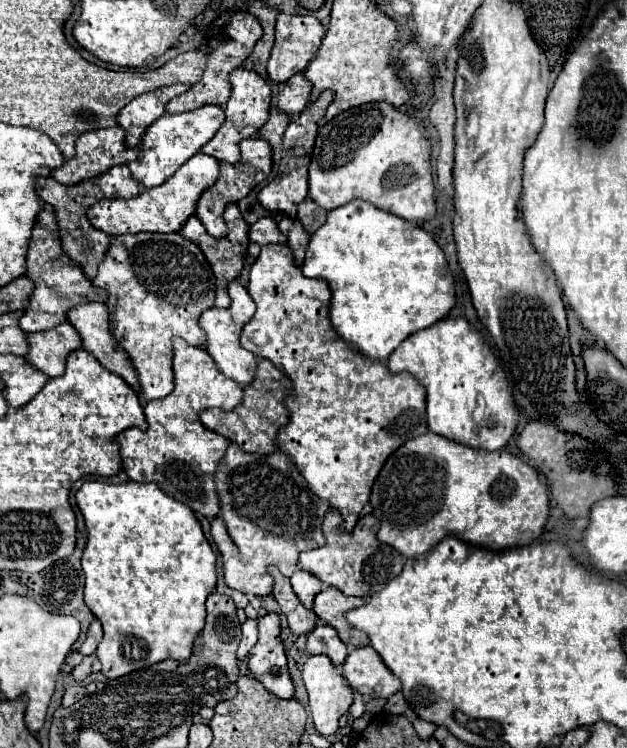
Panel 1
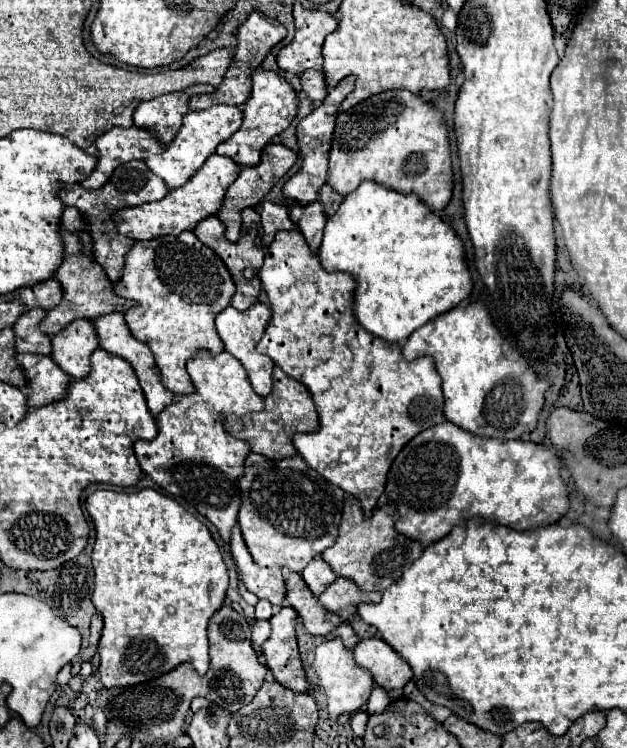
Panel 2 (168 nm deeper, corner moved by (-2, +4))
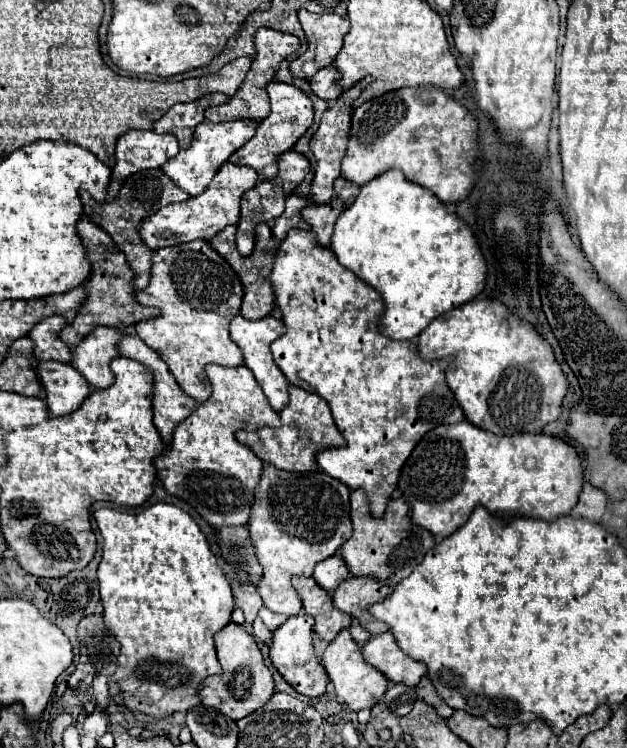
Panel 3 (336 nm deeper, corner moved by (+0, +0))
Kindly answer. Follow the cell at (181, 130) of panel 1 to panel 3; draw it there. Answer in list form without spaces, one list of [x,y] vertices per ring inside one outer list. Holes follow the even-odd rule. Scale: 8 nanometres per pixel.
[[[235,119],[235,121],[223,121],[223,123],[203,121],[199,123],[199,127],[195,127],[191,147],[187,147],[185,151],[179,151],[173,159],[169,159],[161,167],[161,171],[167,173],[167,177],[185,193],[199,195],[209,185],[213,175],[219,171],[219,167],[229,159],[229,155],[255,135],[255,129],[257,129],[257,121],[249,121],[249,119]]]

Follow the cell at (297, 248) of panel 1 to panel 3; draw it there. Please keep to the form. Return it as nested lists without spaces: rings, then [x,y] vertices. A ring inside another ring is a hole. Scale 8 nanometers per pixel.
[[[333,197],[329,203],[311,203],[301,211],[301,217],[311,225],[311,231],[315,233],[315,239],[321,247],[329,247],[333,225],[337,215],[343,211],[343,201]]]

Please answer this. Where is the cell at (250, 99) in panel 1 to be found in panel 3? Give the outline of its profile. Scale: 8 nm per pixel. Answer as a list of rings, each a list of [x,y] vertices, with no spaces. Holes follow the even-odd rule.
[[[271,81],[267,85],[267,93],[271,99],[271,113],[259,121],[255,135],[243,147],[239,147],[239,151],[235,151],[235,155],[231,155],[229,159],[229,163],[255,169],[261,179],[271,179],[277,173],[277,163],[275,163],[277,155],[289,151],[313,121],[313,103],[301,89],[289,83]]]

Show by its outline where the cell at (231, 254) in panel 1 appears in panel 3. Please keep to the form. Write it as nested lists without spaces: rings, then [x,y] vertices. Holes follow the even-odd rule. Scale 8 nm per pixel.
[[[259,223],[255,225],[255,249],[249,257],[239,255],[237,247],[235,247],[235,227],[225,227],[223,231],[219,231],[219,235],[215,235],[215,239],[209,239],[209,245],[233,267],[233,271],[239,275],[241,283],[243,283],[243,305],[241,305],[241,315],[245,319],[261,319],[265,315],[269,315],[269,311],[273,309],[273,291],[269,285],[269,273],[273,267],[273,259],[277,253],[279,243],[275,241],[271,229],[267,223]]]

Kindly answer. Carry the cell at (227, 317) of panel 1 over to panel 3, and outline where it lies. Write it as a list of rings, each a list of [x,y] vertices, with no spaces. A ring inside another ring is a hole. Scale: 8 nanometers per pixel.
[[[235,315],[235,317],[231,319],[231,325],[229,325],[229,335],[231,335],[233,343],[235,343],[235,345],[241,349],[241,353],[243,353],[243,365],[247,365],[247,367],[251,369],[251,373],[255,375],[259,387],[263,389],[263,393],[265,393],[269,405],[271,405],[275,411],[281,411],[281,407],[285,407],[285,405],[287,405],[287,399],[289,399],[289,397],[287,397],[287,387],[289,387],[289,383],[287,383],[287,379],[281,375],[281,371],[279,371],[279,367],[275,365],[273,355],[271,355],[271,351],[269,351],[269,343],[275,339],[275,335],[281,335],[283,329],[285,329],[283,323],[281,323],[279,319],[275,319],[275,317],[271,317],[271,315],[267,315],[267,317],[259,319],[259,321],[247,321],[247,319],[243,319],[241,315]]]

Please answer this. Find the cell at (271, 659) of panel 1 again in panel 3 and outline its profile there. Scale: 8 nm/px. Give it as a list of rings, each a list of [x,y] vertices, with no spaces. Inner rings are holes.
[[[299,613],[299,615],[289,617],[283,625],[279,625],[273,631],[273,643],[269,647],[269,657],[271,657],[271,663],[275,665],[275,669],[283,675],[283,679],[297,693],[307,695],[307,697],[319,697],[319,695],[325,693],[325,687],[327,687],[329,679],[327,679],[327,673],[325,673],[321,661],[313,653],[311,633],[313,633],[313,619],[311,619],[311,615]]]

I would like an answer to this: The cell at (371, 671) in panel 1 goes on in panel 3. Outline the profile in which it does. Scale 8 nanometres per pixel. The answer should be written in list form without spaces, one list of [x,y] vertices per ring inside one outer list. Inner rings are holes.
[[[389,631],[371,637],[363,645],[361,653],[365,663],[381,671],[391,683],[407,683],[407,687],[415,687],[427,673],[423,663],[413,661],[397,647],[395,637],[389,635]]]

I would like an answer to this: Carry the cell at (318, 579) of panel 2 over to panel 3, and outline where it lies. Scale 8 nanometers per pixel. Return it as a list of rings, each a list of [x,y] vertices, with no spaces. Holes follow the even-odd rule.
[[[333,555],[333,557],[317,563],[315,571],[313,571],[313,579],[327,593],[335,591],[337,585],[347,577],[349,577],[349,571],[347,571],[347,567],[345,567],[345,563],[343,563],[343,559],[339,555]]]

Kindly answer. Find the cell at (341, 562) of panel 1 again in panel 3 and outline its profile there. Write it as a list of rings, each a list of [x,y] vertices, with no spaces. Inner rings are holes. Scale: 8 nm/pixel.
[[[361,489],[351,491],[351,523],[353,535],[339,549],[341,559],[345,561],[349,573],[355,577],[373,577],[383,585],[395,587],[423,561],[425,553],[435,545],[435,537],[429,531],[411,525],[409,507],[403,499],[389,501],[385,515],[381,519],[375,519],[369,513],[365,493]]]

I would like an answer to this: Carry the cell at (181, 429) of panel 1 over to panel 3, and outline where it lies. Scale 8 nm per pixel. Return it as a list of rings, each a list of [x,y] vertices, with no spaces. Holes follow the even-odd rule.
[[[207,365],[205,375],[213,389],[211,397],[199,403],[195,411],[175,427],[171,445],[153,459],[153,465],[165,491],[187,501],[213,529],[219,531],[223,527],[239,527],[247,523],[253,503],[253,487],[263,469],[263,461],[255,457],[249,447],[239,445],[235,431],[259,429],[263,425],[279,427],[281,421],[245,365],[231,369]]]

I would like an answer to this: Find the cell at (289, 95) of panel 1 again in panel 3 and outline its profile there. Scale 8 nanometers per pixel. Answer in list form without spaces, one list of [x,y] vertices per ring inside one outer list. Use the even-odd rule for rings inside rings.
[[[329,65],[329,67],[323,67],[315,73],[313,79],[309,79],[309,85],[313,89],[313,93],[323,99],[323,101],[331,101],[331,99],[337,99],[341,95],[341,87],[335,85],[335,79],[337,79],[337,73],[335,69]]]

